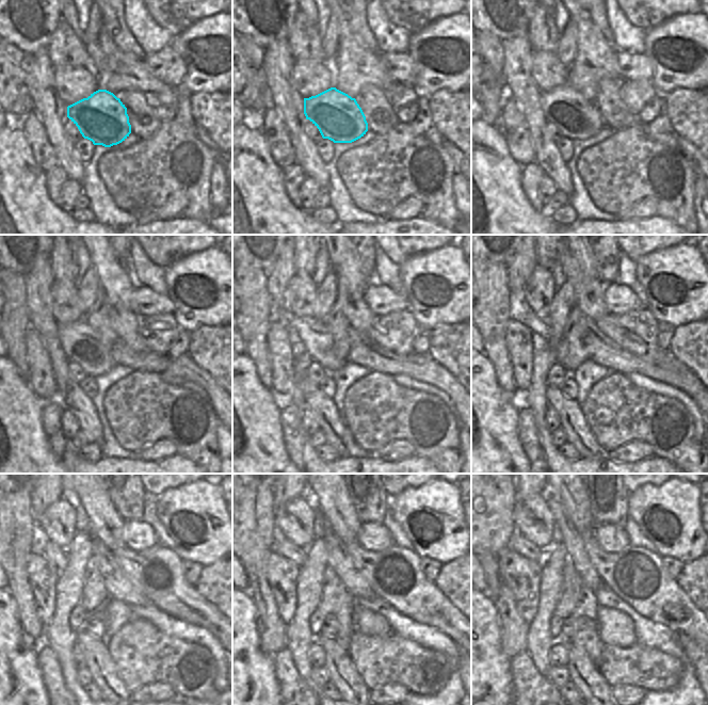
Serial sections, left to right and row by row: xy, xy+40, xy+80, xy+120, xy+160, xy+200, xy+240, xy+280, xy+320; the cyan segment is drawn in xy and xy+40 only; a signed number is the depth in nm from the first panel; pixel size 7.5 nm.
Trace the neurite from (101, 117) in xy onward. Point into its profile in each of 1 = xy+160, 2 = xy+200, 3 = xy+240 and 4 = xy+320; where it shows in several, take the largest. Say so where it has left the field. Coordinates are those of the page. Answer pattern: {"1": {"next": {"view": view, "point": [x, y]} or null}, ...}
{"1": {"next": {"view": "xy+160", "point": [318, 341]}}, "2": {"next": {"view": "xy+200", "point": [541, 324]}}, "3": {"next": {"view": "xy+240", "point": [46, 548]}}, "4": {"next": {"view": "xy+320", "point": [517, 543]}}}

